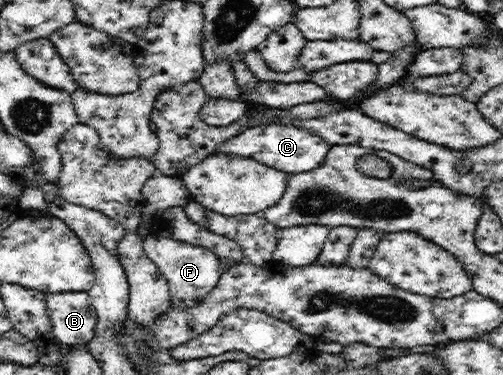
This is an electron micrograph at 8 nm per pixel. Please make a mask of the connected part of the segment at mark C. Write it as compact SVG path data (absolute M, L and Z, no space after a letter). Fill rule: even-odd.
M272 123L270 126L251 128L251 130L233 134L228 140L218 144L214 148L214 153L253 158L262 164L295 175L318 168L324 162L330 149L331 146L327 145L324 139L310 131Z

